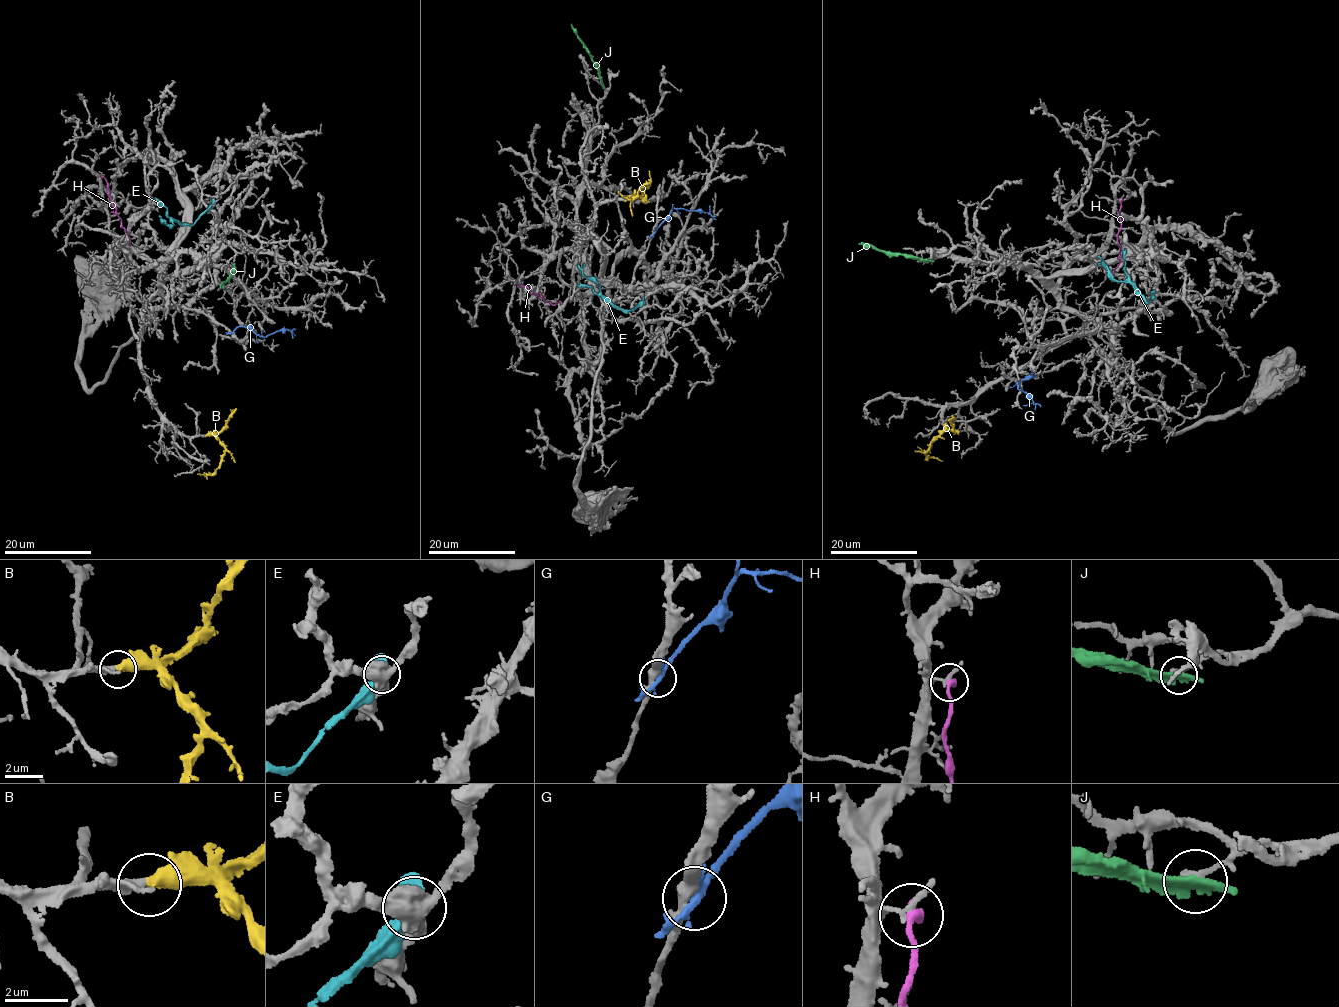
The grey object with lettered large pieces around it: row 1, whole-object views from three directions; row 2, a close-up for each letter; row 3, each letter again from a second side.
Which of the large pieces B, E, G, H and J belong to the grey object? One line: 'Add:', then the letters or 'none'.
Add: B

